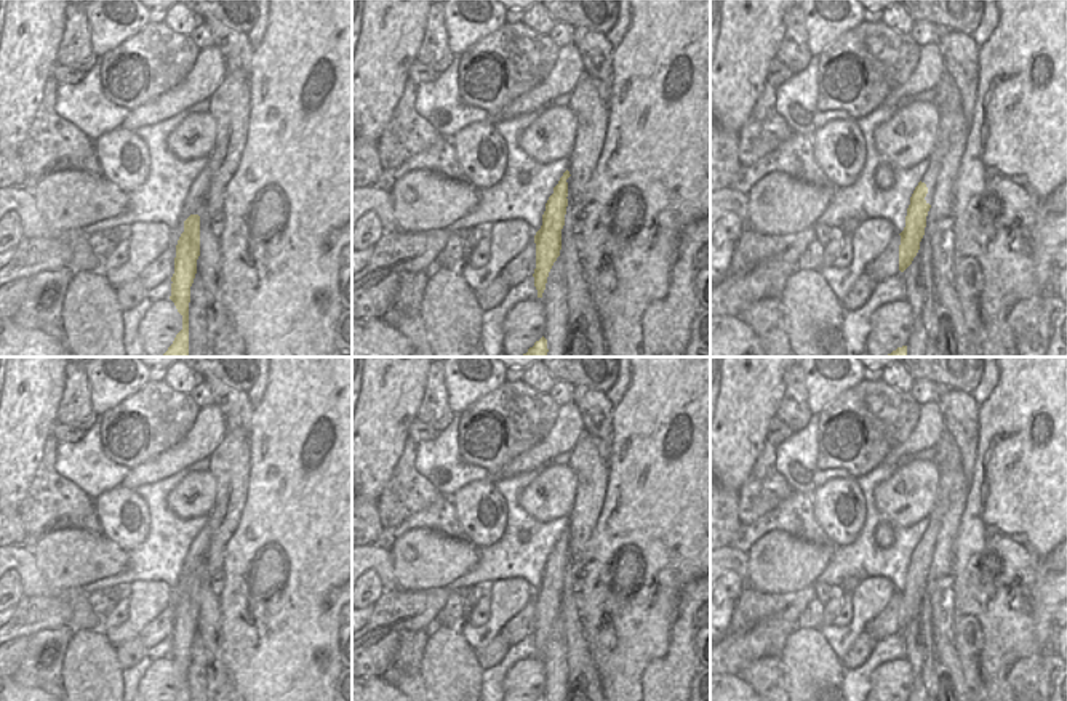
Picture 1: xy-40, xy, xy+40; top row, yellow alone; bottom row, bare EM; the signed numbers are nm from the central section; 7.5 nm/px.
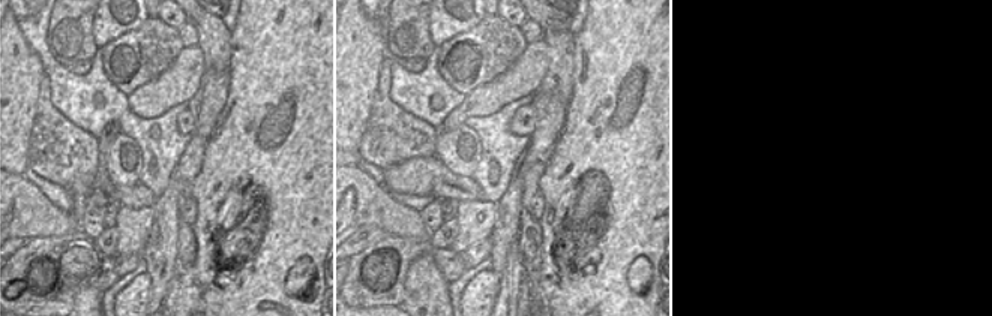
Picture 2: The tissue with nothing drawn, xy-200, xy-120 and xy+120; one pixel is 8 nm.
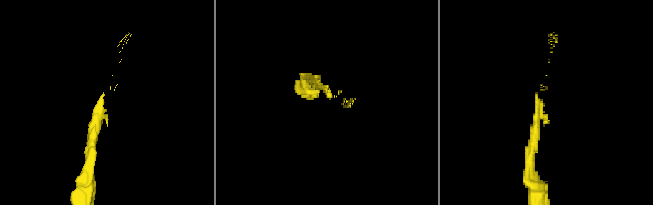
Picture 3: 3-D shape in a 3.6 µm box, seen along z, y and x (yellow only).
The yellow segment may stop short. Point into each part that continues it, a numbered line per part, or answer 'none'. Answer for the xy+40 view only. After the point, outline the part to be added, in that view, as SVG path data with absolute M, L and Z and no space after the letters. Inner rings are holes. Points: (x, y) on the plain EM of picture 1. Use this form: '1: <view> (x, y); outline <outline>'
none

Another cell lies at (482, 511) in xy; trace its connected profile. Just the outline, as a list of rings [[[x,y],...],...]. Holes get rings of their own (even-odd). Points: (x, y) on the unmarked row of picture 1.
[[[474,480],[451,496],[458,522],[475,547],[494,544],[507,525],[507,503],[493,480]]]

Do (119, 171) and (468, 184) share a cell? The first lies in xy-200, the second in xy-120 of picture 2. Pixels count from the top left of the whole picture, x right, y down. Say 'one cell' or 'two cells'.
two cells

